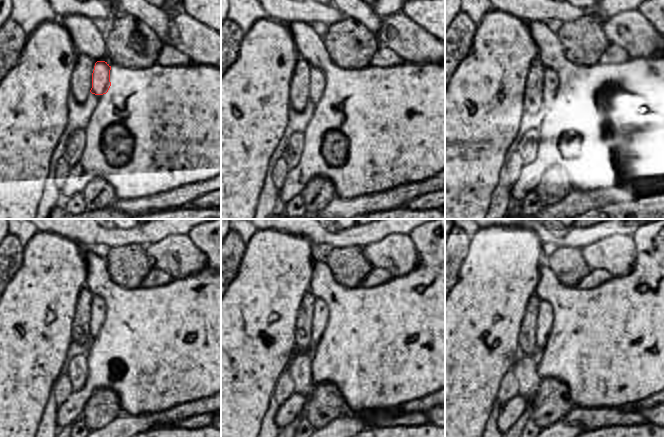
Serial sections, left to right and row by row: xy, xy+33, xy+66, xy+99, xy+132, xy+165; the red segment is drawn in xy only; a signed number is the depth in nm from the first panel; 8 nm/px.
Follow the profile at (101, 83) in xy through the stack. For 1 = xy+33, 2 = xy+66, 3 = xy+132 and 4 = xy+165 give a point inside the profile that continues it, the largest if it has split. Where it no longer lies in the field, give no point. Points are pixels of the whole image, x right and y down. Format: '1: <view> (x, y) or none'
1: xy+33 (330, 86)
2: xy+66 (551, 80)
3: xy+132 (322, 313)
4: xy+165 (545, 324)

